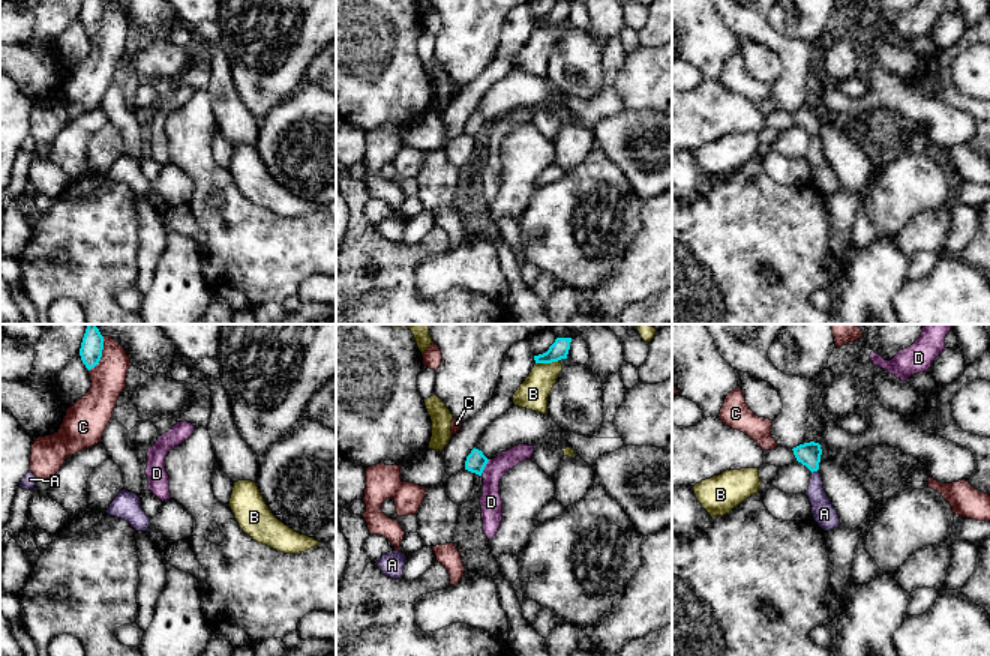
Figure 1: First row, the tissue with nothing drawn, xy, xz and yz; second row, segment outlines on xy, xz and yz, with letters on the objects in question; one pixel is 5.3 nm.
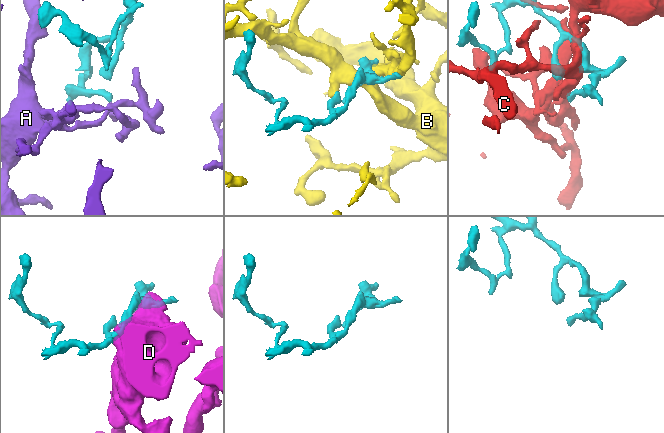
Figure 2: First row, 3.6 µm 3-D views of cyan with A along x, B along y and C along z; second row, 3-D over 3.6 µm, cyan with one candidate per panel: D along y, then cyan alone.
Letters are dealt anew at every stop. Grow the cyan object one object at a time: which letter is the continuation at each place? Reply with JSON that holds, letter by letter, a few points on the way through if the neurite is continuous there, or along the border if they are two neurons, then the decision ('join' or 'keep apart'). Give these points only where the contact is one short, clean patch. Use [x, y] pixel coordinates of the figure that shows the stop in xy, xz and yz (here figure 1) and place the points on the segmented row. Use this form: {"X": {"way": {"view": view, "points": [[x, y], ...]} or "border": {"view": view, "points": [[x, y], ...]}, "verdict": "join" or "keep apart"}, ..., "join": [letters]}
{"A": {"border": {"view": "yz", "points": [[816, 470], [812, 473]]}, "verdict": "keep apart"}, "B": {"verdict": "keep apart"}, "C": {"verdict": "keep apart"}, "D": {"border": {"view": "xz", "points": [[489, 460], [482, 472]]}, "verdict": "keep apart"}, "join": []}

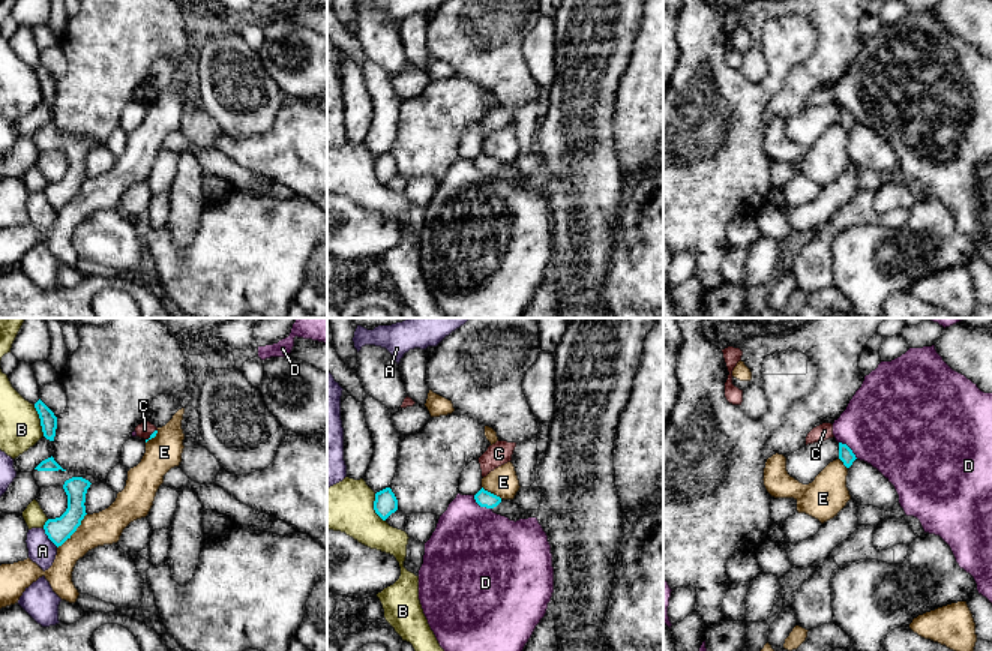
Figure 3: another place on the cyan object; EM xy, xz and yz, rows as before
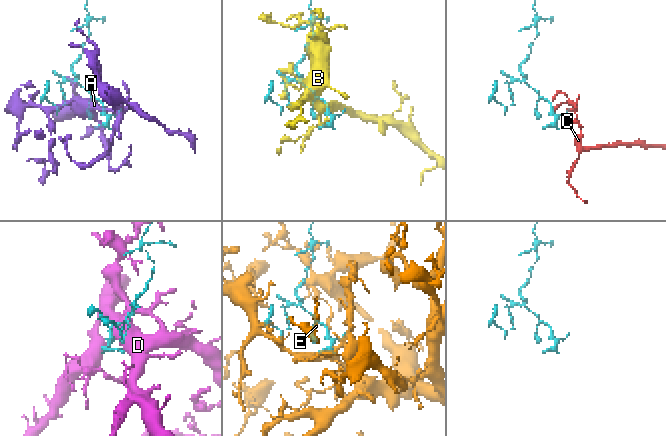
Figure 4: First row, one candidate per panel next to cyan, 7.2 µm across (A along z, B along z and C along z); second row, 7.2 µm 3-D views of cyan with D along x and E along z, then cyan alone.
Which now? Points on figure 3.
{"A": {"verdict": "keep apart"}, "B": {"verdict": "keep apart"}, "C": {"border": {"view": "xy", "points": [[156, 429], [146, 440]]}, "verdict": "keep apart"}, "D": {"verdict": "keep apart"}, "E": {"verdict": "keep apart"}, "join": []}

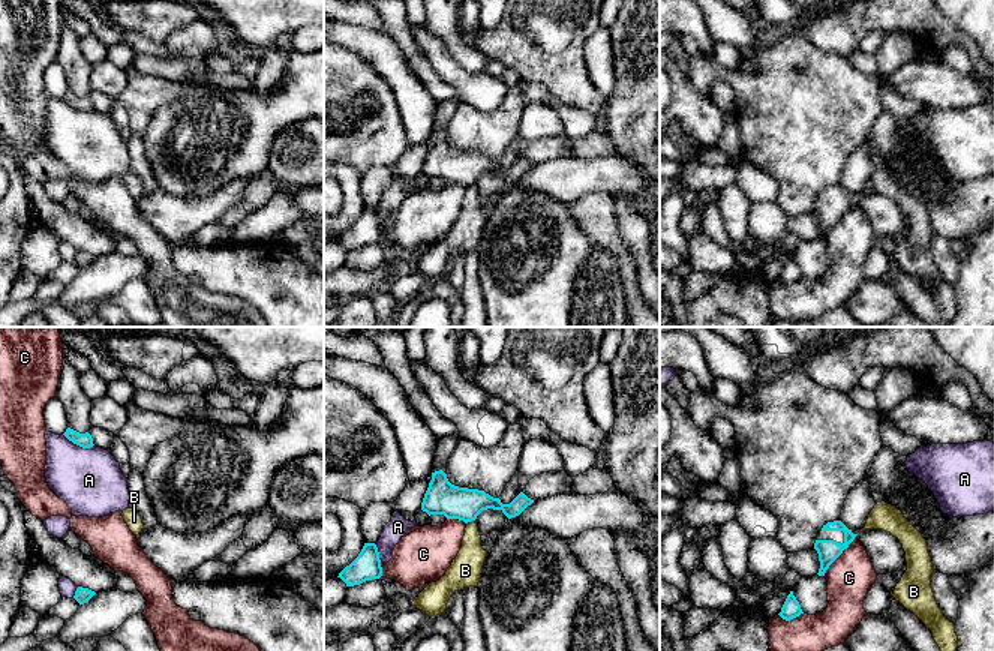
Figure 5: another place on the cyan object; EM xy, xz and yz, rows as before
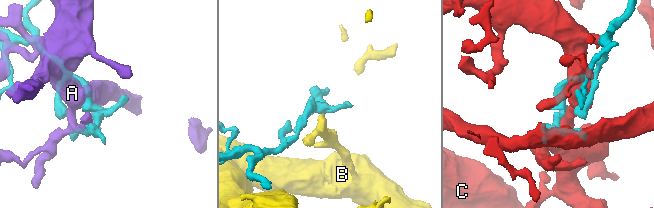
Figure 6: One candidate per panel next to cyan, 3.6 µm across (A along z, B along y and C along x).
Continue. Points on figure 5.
{"A": {"verdict": "keep apart"}, "B": {"border": {"view": "xz", "points": [[474, 519], [467, 524]]}, "verdict": "keep apart"}, "C": {"verdict": "keep apart"}, "join": []}

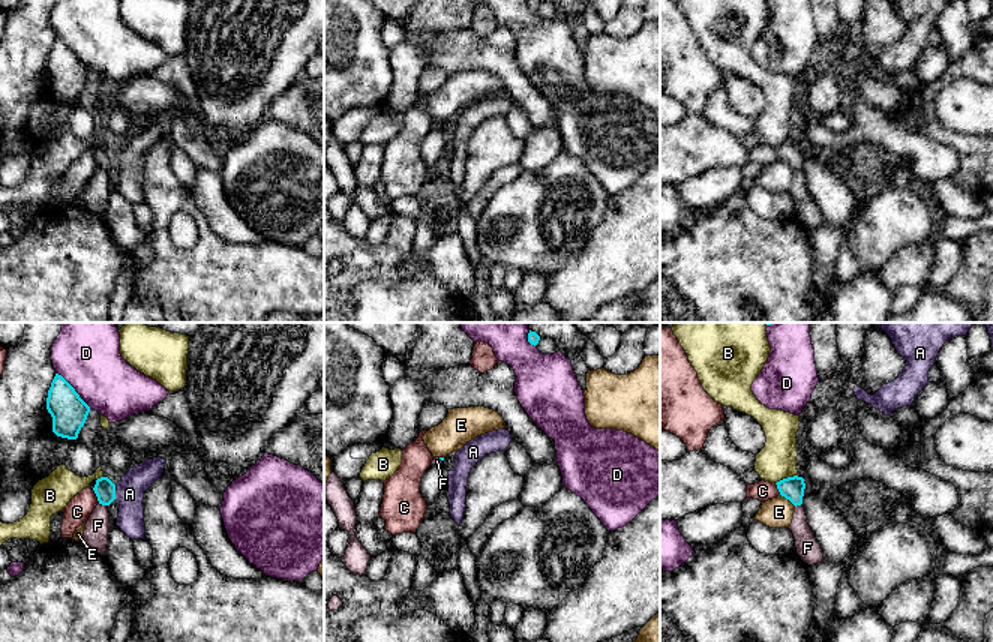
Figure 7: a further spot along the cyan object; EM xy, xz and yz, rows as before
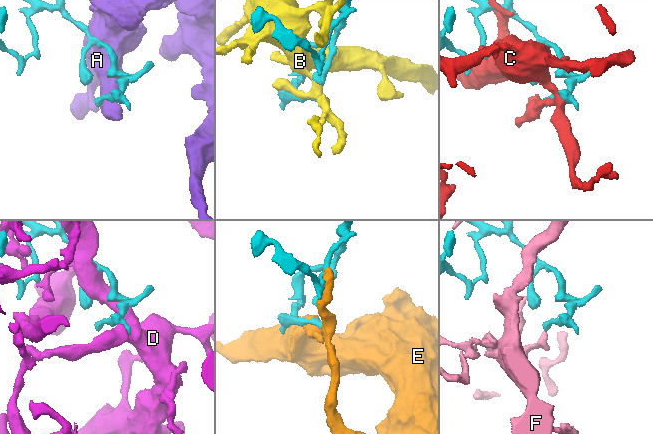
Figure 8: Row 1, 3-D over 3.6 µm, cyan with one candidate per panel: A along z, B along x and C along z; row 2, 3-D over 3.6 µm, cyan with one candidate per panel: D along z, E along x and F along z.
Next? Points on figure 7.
{"A": {"border": {"view": "xy", "points": [[114, 491], [116, 498]]}, "verdict": "keep apart"}, "B": {"verdict": "keep apart"}, "C": {"verdict": "keep apart"}, "D": {"verdict": "keep apart"}, "E": {"verdict": "keep apart"}, "F": {"border": {"view": "xy", "points": [[99, 503], [105, 506]]}, "verdict": "keep apart"}, "join": []}

